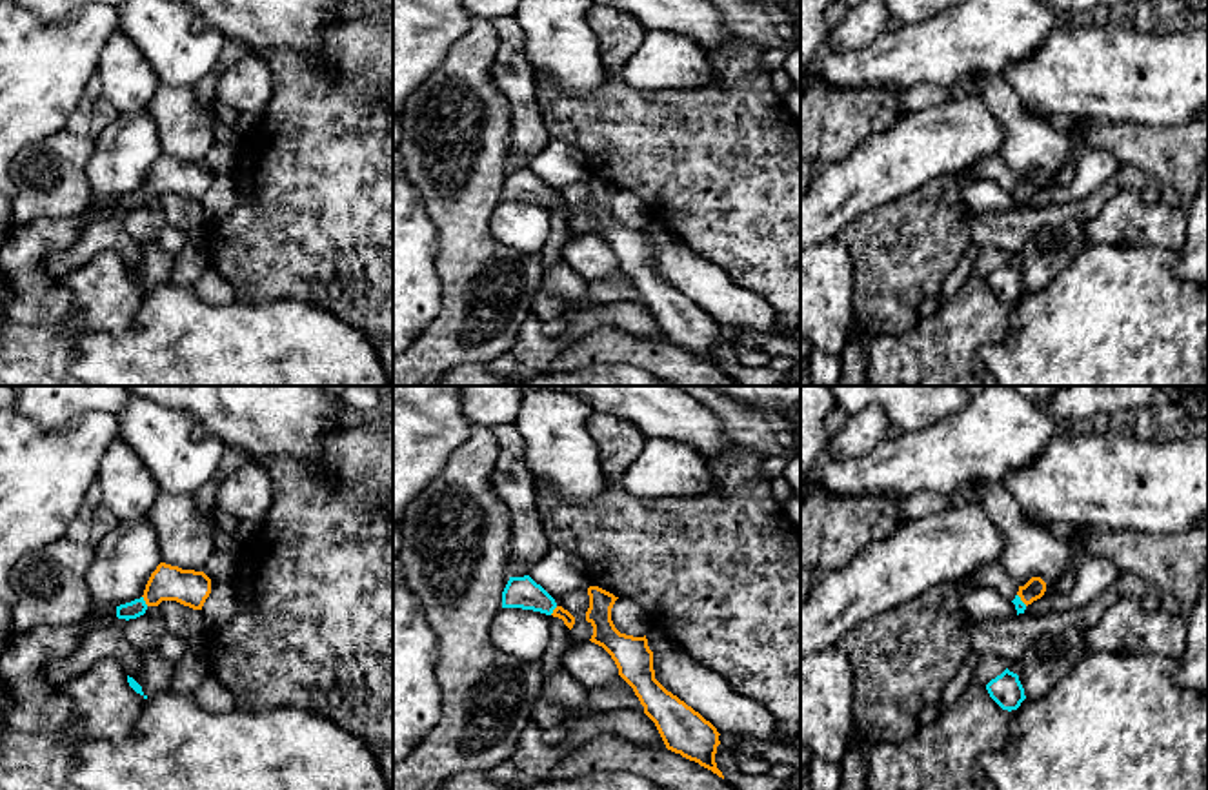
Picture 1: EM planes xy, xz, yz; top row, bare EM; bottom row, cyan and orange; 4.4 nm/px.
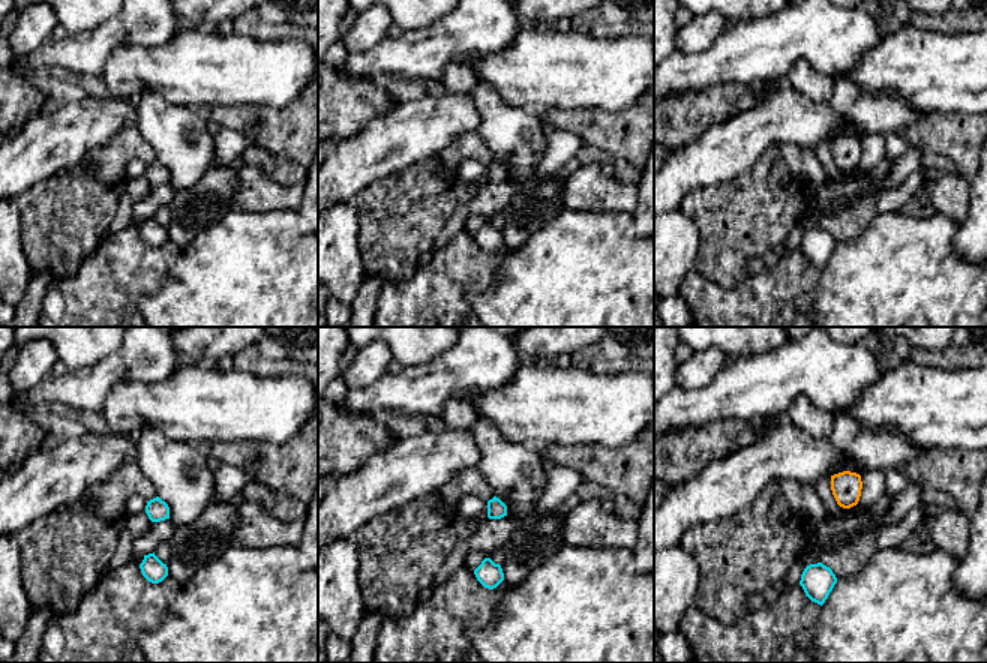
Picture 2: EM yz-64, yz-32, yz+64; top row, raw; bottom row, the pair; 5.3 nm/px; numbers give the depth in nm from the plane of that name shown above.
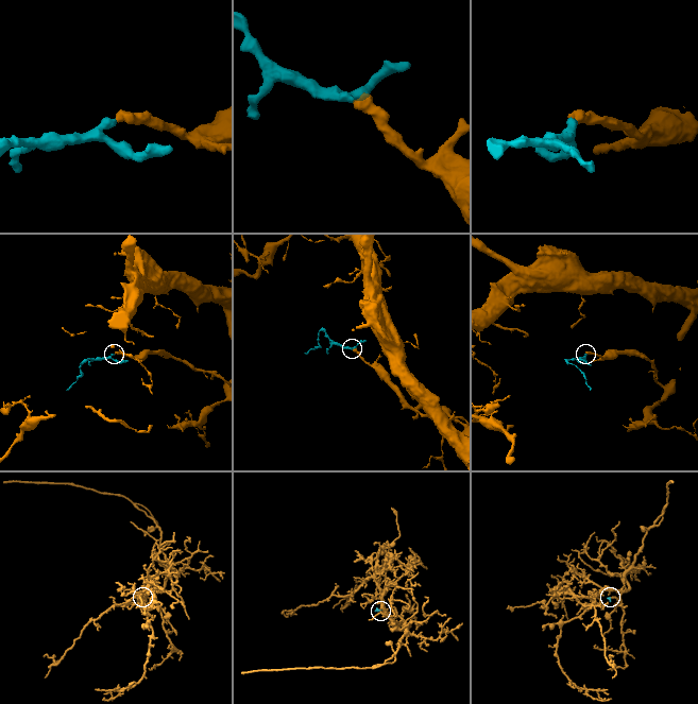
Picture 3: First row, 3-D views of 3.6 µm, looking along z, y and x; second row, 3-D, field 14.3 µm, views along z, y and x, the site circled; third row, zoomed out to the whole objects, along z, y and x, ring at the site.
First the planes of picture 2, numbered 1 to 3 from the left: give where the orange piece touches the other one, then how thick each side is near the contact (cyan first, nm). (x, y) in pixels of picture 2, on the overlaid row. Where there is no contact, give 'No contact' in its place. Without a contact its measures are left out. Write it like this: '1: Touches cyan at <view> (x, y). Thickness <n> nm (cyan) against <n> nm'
1: No contact
2: No contact
3: No contact

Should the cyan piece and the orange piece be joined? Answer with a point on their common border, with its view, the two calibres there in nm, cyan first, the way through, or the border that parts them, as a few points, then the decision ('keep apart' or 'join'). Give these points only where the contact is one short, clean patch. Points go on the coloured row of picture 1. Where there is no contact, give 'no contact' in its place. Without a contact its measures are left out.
meets cyan in xy at (144, 601); 80 nm thick on the cyan side, 160 nm on the other; runs through xy (135, 608), (144, 601), (168, 583); join

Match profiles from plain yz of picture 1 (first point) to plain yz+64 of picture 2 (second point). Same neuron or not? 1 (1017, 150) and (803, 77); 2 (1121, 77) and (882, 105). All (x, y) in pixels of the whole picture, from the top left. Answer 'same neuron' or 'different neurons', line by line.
1: same neuron
2: different neurons

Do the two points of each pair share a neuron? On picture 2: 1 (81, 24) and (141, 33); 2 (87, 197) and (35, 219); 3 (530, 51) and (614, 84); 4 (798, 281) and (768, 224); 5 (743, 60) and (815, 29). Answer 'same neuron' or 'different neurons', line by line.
1: different neurons
2: same neuron
3: same neuron
4: different neurons
5: same neuron

